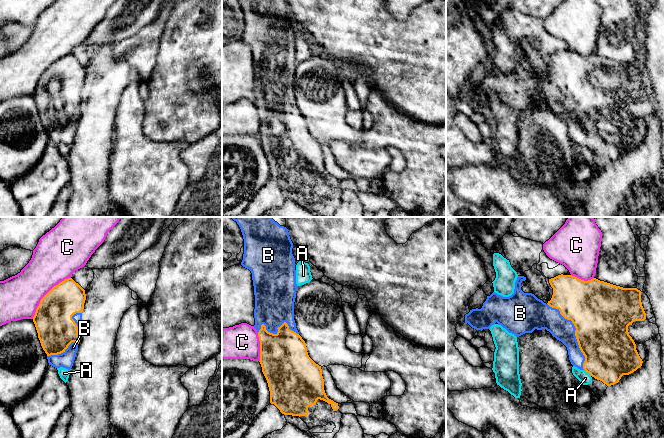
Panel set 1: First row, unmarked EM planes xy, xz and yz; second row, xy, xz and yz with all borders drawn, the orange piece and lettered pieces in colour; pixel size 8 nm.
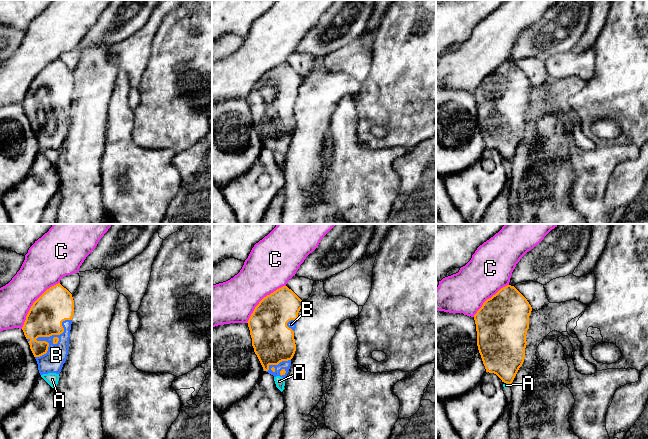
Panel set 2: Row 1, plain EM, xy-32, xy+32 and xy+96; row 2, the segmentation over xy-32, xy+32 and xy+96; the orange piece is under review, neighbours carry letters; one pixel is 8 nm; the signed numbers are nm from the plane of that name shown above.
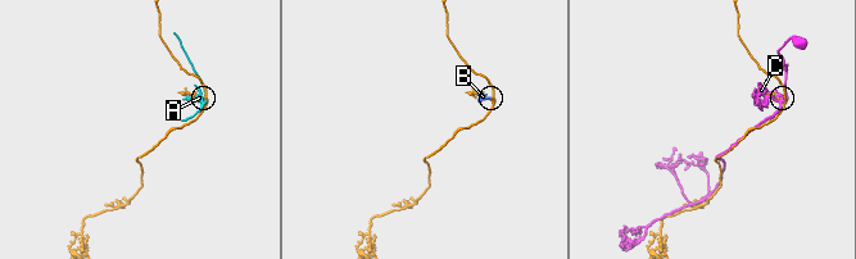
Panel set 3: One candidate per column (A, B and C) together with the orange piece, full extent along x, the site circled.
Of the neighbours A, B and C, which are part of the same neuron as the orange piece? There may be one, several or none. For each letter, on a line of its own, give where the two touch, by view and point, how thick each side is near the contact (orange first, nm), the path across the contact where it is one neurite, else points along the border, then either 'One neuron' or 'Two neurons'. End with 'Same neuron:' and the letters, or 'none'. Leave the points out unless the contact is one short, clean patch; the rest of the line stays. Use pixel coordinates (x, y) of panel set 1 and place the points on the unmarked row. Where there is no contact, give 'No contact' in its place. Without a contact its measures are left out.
A: Touches orange at yz (588, 148). Thickness 420 nm (orange) against 100 nm. Boundary: yz (584, 145), (591, 151). Two neurons
B: Touches orange at yz (575, 109). Thickness 460 nm (orange) against 180 nm. One neuron
C: Touches orange at xy (46, 70). Thickness 300 nm (orange) against 340 nm. Two neurons
Same neuron: B

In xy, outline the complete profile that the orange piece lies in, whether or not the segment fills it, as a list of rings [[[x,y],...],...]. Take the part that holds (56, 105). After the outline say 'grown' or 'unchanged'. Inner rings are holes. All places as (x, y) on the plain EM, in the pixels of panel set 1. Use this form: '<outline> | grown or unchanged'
[[[72,54],[54,62],[40,77],[33,93],[49,141],[70,146],[80,118],[85,66]]] | grown

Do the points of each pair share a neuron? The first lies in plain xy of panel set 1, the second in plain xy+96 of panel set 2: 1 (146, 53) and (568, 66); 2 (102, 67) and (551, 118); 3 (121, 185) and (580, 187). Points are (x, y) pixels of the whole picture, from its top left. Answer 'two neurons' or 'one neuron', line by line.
1: one neuron
2: two neurons
3: one neuron

